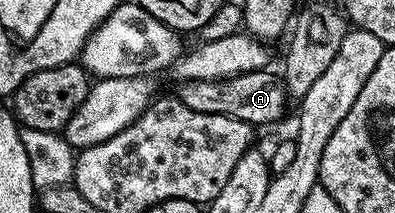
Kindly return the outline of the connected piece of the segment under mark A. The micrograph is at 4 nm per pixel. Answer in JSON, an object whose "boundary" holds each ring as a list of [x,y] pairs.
{"boundary":[[[271,70],[246,72],[224,80],[189,80],[178,85],[178,99],[189,110],[201,110],[201,114],[225,114],[252,126],[275,124],[287,112],[287,85]]]}

